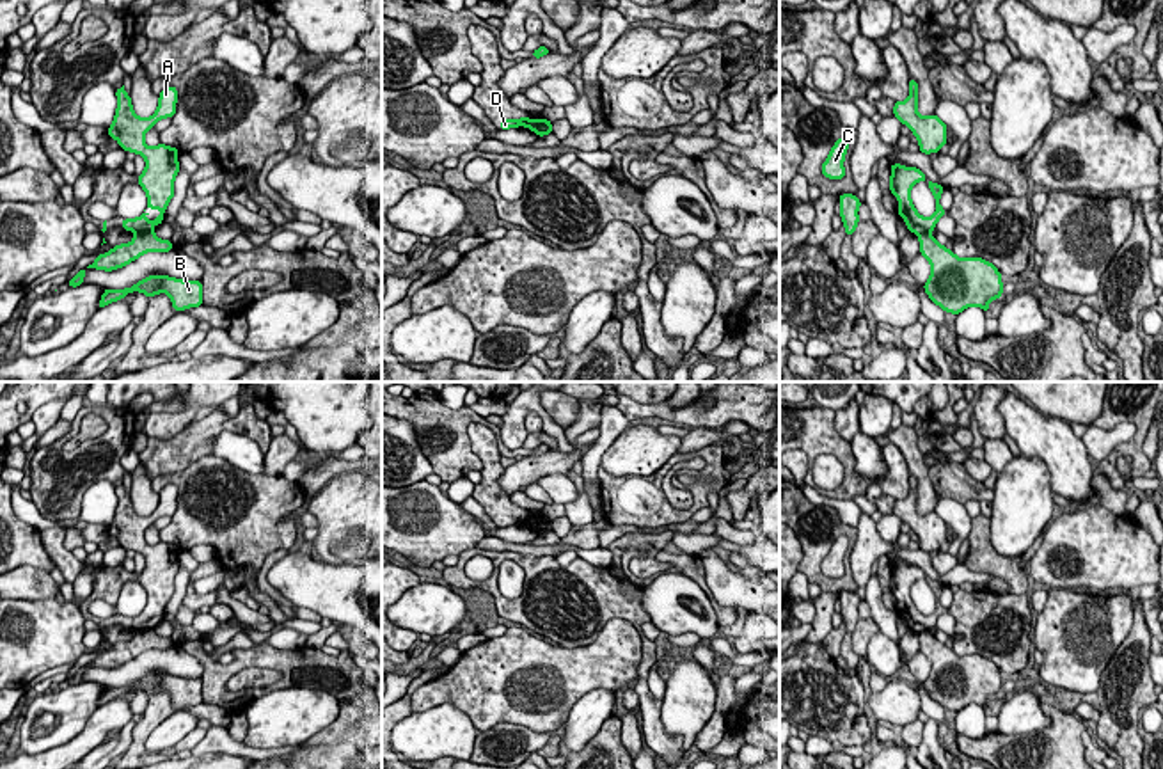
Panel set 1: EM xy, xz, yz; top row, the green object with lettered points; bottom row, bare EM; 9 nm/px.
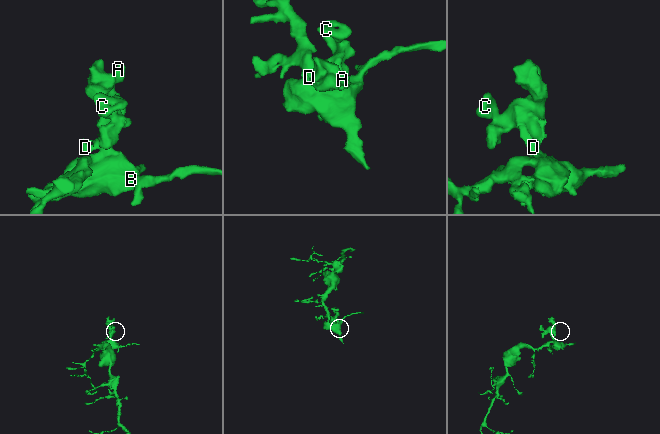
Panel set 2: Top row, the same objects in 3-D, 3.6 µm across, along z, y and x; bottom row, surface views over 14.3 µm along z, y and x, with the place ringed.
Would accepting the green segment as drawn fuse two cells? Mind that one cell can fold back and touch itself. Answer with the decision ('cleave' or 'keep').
cleave

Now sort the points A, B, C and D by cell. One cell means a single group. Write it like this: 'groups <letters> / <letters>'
groups A C D / B

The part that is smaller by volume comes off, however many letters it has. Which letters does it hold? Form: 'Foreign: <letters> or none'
Foreign: A, C, D

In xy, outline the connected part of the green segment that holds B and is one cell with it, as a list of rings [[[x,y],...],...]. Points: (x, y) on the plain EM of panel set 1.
[[[149,673],[144,678],[138,678],[131,686],[110,687],[107,686],[101,693],[98,707],[105,705],[110,700],[123,698],[131,689],[142,689],[147,696],[158,691],[167,691],[170,694],[172,705],[176,710],[181,710],[188,705],[202,703],[202,680],[201,678],[181,678],[167,673]]]

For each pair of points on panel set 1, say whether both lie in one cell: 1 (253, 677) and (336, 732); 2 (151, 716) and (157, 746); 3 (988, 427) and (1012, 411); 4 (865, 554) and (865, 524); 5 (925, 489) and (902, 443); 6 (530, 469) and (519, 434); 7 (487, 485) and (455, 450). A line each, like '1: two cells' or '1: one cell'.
1: two cells
2: two cells
3: two cells
4: one cell
5: one cell
6: two cells
7: two cells

